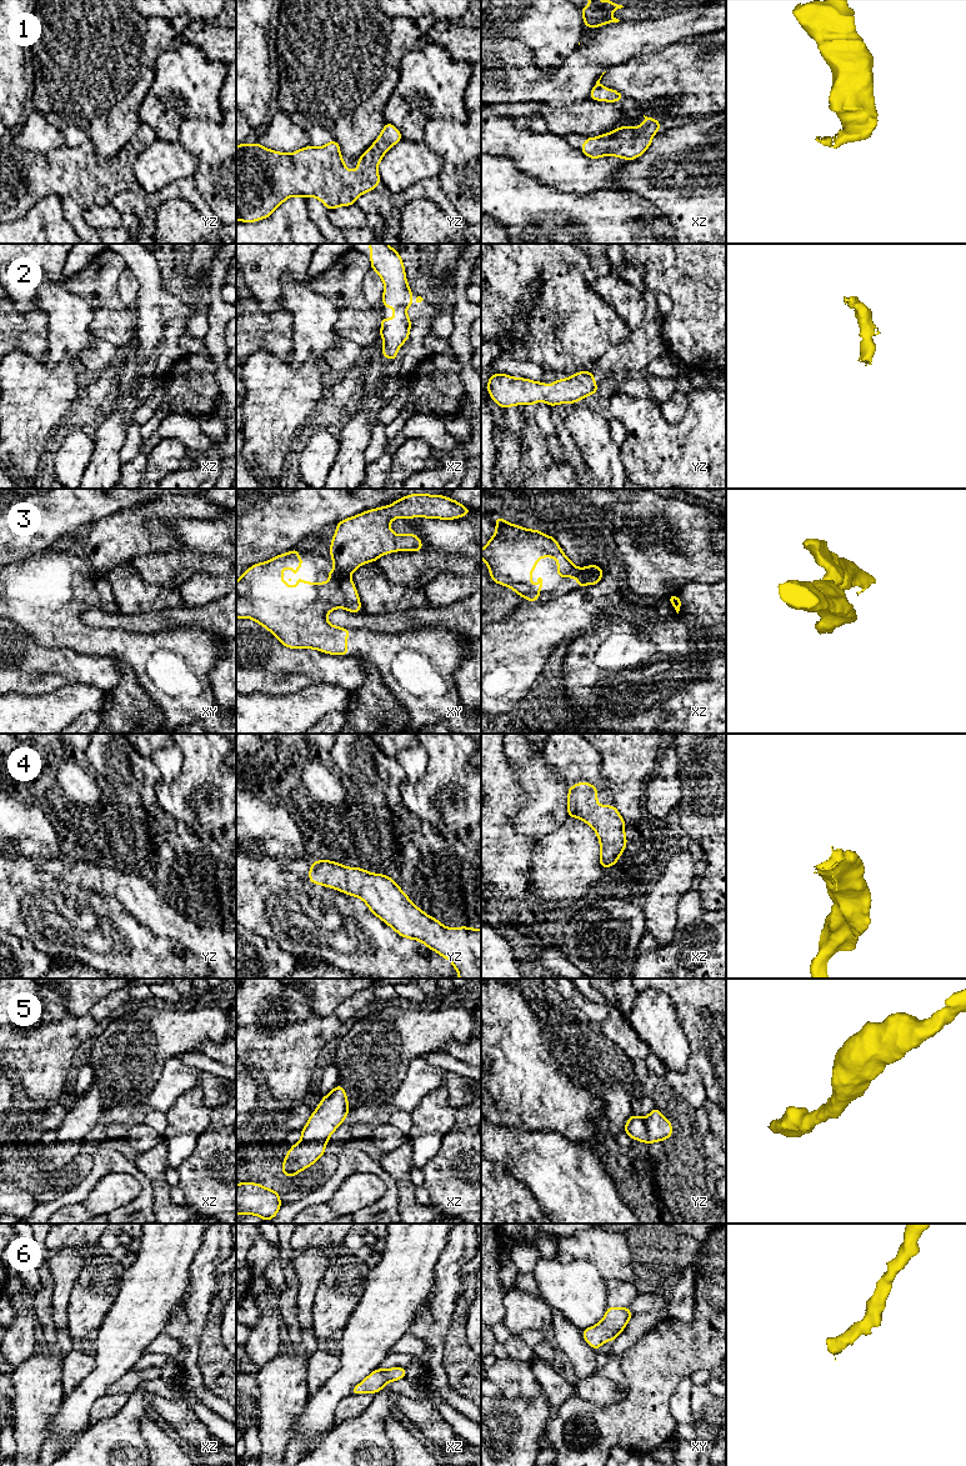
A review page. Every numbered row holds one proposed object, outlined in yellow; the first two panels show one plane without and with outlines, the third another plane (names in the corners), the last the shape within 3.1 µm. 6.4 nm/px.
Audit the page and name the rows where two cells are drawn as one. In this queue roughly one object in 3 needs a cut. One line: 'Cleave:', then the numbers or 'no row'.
Cleave: 3

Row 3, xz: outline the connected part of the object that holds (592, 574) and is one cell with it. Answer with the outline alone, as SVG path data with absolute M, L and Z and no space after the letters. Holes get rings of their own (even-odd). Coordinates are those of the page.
M597 565L585 566L582 575L586 585L595 585L602 579L602 569Z

